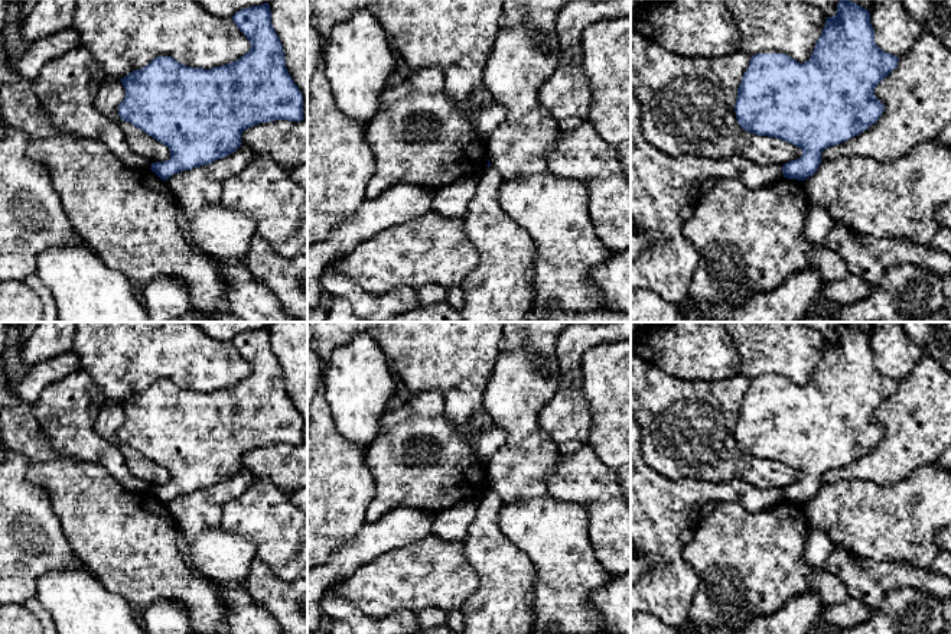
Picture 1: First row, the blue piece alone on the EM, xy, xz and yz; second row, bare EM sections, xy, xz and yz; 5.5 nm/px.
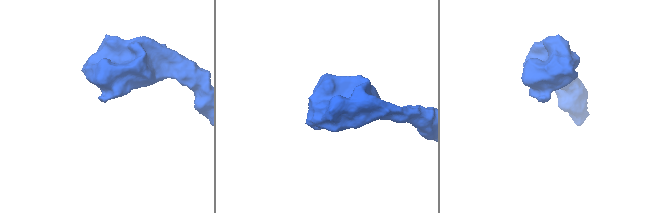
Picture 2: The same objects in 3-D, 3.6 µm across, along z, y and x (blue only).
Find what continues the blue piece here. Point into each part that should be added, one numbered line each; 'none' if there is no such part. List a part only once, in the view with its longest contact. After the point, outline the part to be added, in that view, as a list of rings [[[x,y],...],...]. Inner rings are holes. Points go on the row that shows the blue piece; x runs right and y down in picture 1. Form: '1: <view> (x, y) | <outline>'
none

